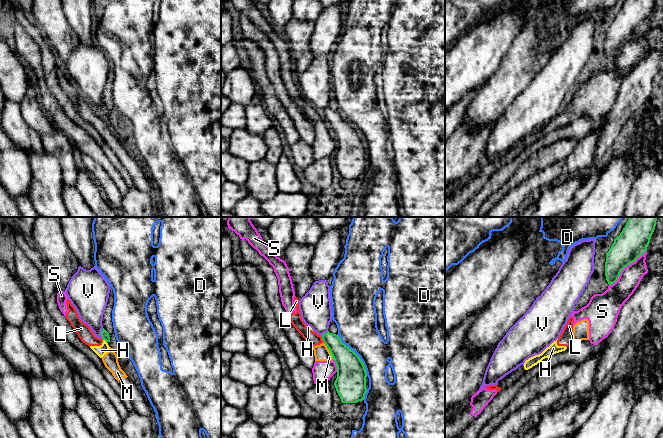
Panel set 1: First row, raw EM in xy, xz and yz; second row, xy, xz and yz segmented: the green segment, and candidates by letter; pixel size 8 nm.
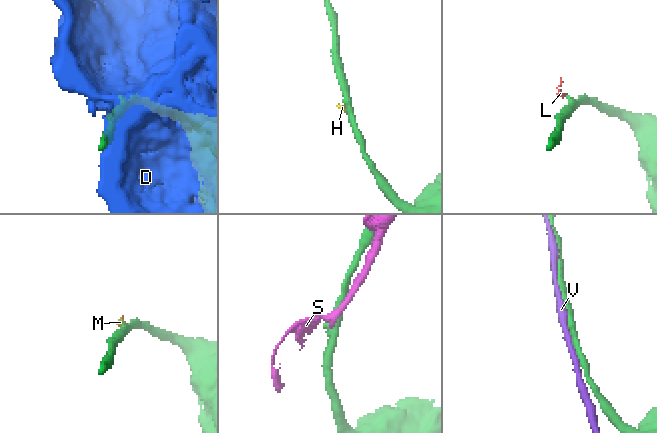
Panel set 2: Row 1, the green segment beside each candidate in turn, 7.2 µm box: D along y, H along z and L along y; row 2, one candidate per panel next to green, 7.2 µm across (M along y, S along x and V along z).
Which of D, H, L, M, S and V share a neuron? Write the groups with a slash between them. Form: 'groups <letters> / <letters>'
groups D / H L M S / V

